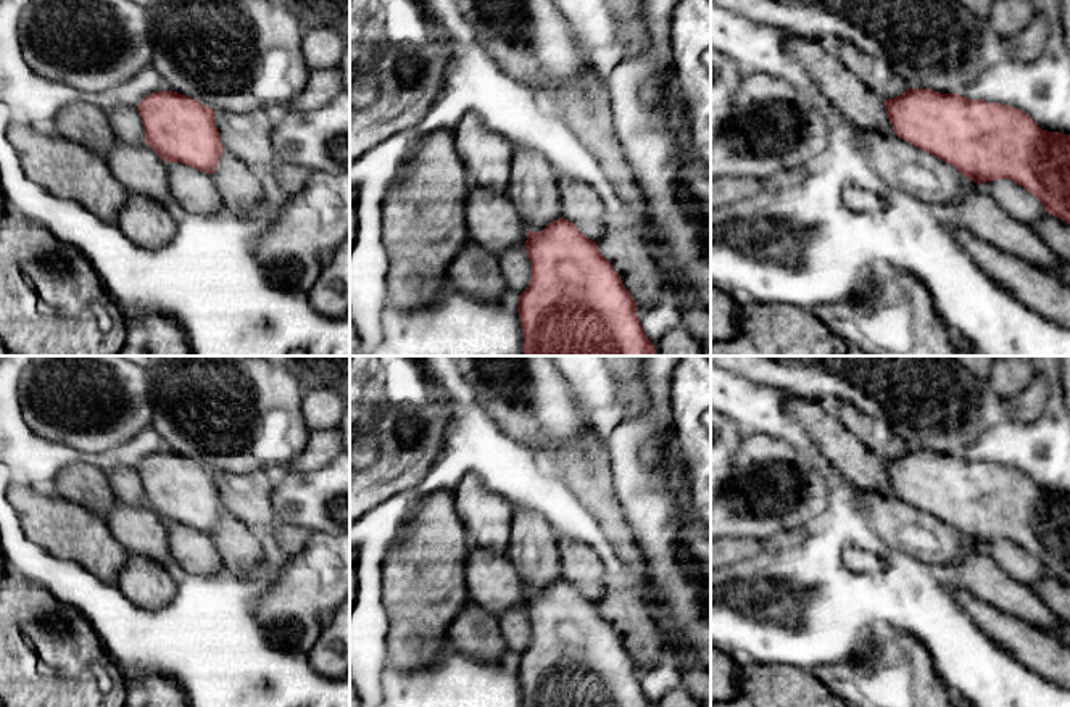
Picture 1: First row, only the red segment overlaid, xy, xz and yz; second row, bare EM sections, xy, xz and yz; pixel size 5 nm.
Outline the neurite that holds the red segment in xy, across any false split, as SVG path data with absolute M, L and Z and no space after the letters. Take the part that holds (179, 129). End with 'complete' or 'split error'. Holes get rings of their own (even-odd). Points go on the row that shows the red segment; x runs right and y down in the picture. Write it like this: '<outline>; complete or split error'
M172 90L153 92L139 105L145 143L166 163L213 174L224 151L216 111Z; complete

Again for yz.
M909 89L896 98L883 100L894 134L922 151L954 166L975 184L1009 179L1035 195L1044 211L1070 224L1070 135L1043 130L1026 113L1001 103L970 100L959 93Z; complete

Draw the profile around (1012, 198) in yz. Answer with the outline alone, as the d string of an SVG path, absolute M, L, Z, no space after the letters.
M1009 179L985 182L980 187L1001 206L1002 211L1022 224L1033 227L1046 213L1044 206L1035 195Z

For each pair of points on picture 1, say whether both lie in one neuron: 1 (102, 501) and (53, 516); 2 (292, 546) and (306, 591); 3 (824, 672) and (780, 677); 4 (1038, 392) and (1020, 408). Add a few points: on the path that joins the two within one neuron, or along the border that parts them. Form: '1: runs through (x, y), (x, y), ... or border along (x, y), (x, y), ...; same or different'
1: border along (58, 495), (103, 519); different
2: border along (313, 532), (308, 543), (289, 558); different
3: border along (811, 672), (830, 690); different
4: runs through (1033, 396), (1025, 405); same

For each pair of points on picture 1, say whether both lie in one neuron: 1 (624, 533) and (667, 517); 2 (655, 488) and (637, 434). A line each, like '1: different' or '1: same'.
1: different
2: same

